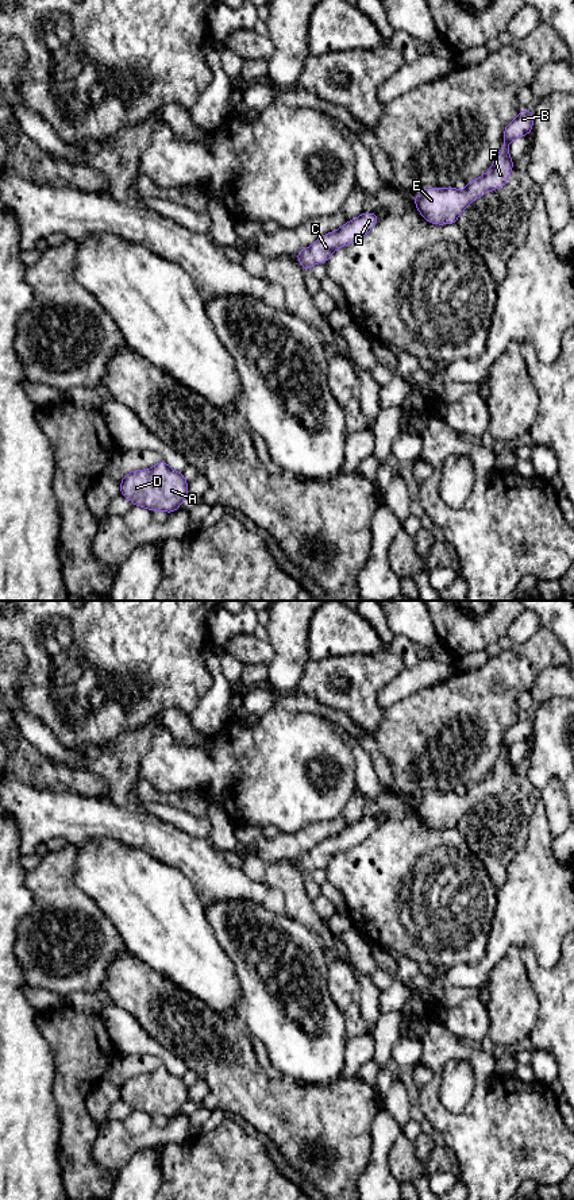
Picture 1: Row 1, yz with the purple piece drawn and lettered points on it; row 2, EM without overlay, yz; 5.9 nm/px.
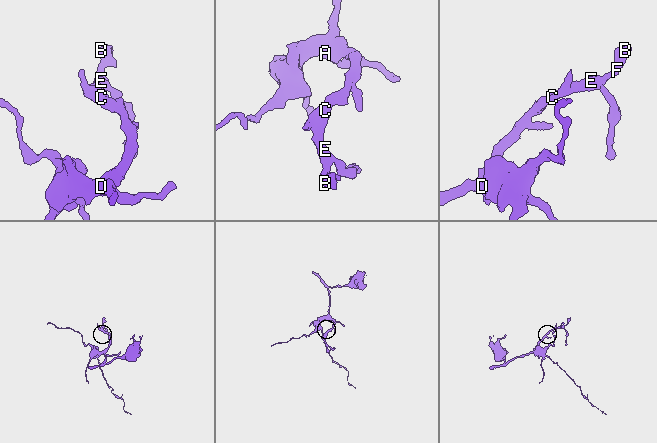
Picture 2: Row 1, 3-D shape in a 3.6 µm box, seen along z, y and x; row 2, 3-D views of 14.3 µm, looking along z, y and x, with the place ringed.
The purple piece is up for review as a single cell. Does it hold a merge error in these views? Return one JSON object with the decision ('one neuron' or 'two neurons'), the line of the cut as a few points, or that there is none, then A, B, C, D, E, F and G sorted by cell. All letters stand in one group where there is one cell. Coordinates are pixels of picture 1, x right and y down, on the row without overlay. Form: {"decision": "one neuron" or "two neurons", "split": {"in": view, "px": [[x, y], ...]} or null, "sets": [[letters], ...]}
{"decision": "one neuron", "split": null, "sets": [["A", "B", "C", "D", "E", "F", "G"]]}

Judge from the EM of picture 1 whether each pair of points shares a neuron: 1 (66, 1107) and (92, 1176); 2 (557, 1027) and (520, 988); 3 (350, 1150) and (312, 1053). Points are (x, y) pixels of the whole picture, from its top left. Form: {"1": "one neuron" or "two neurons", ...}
{"1": "one neuron", "2": "two neurons", "3": "two neurons"}

